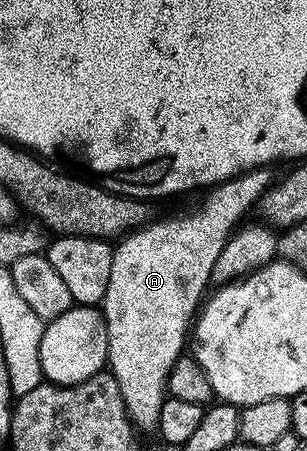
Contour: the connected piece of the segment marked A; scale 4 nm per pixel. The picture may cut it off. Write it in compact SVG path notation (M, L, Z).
M268 167L252 168L242 176L224 180L223 183L208 189L202 195L205 197L194 208L189 208L178 216L154 219L144 228L129 233L114 247L111 279L107 281L107 294L99 305L107 326L107 368L113 373L115 382L119 382L119 394L123 394L123 402L138 429L156 429L159 410L167 399L169 375L175 362L186 351L191 325L206 295L205 287L213 280L212 267L218 261L219 254L222 254L230 236L245 220L243 218L248 214L249 208L251 212L261 195L269 191L274 183L275 176L269 172L272 171Z

